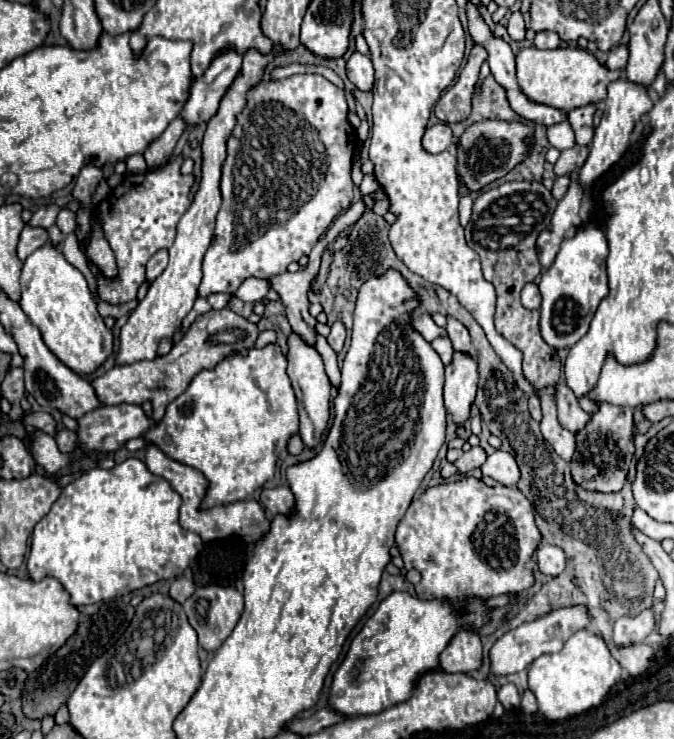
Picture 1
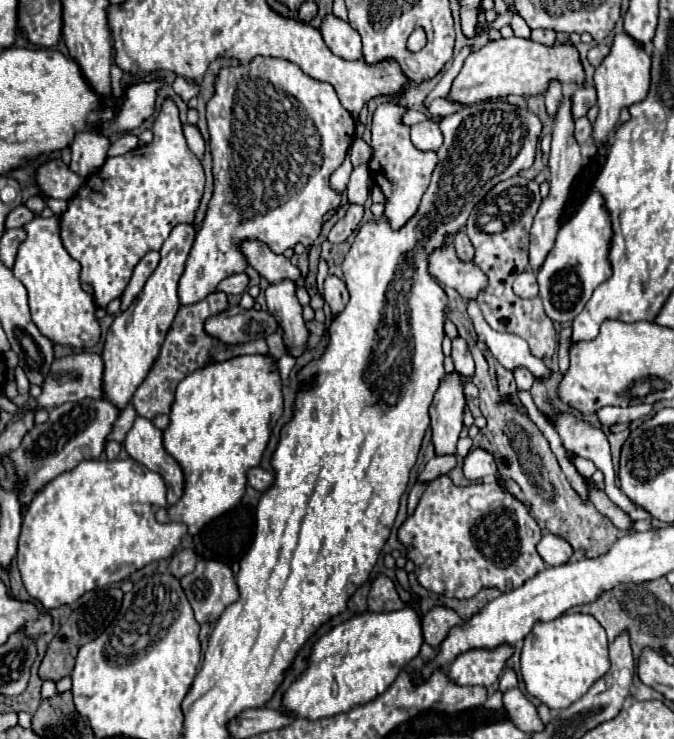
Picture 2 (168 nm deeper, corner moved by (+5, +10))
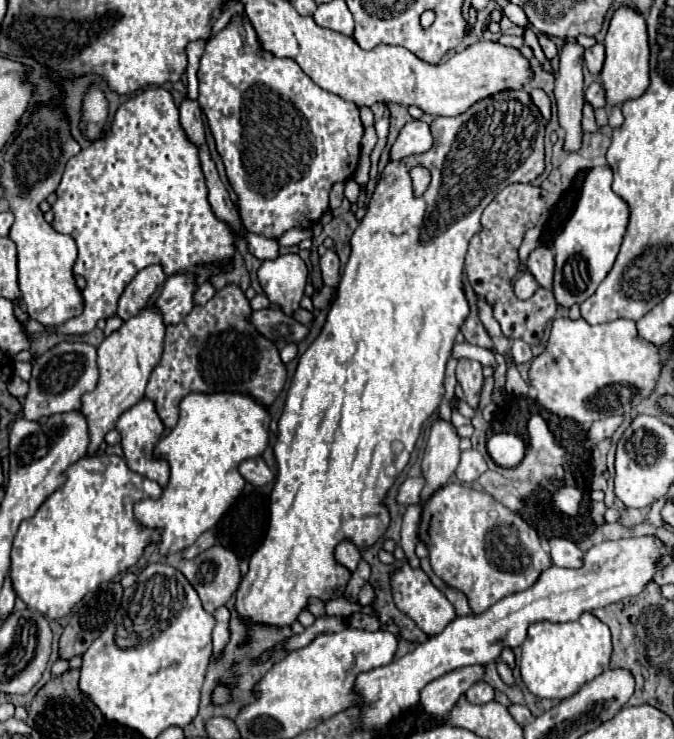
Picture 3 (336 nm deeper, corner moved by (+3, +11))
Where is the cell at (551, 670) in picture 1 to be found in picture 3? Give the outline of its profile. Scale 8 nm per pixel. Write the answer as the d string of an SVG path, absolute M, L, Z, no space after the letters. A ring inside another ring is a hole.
M583 613L577 621L531 625L521 655L521 677L527 689L543 699L567 699L585 683L593 681L609 667L611 633L609 627L593 613Z

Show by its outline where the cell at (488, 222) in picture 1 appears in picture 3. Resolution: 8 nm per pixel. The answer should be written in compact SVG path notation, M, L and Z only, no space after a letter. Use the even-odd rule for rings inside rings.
M535 185L505 187L483 211L483 217L481 217L483 231L471 239L467 261L465 261L465 273L471 287L479 297L483 297L493 307L493 315L499 321L503 335L509 339L519 337L529 345L539 345L543 341L545 331L555 317L557 303L553 293L543 293L543 291L537 291L527 301L517 299L513 293L511 279L519 273L517 249L523 241L525 231L535 227L545 215L547 215L547 199L541 187L535 187Z

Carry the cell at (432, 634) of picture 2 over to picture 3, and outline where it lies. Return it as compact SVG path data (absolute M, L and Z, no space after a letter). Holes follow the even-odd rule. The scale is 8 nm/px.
M405 563L399 569L395 569L391 573L391 593L393 593L393 601L395 601L397 609L403 611L405 615L409 615L417 623L417 627L423 629L429 637L433 637L435 633L441 633L447 627L447 623L451 623L455 619L453 605L431 583L431 579L427 577L427 573L421 567L413 569L409 563Z

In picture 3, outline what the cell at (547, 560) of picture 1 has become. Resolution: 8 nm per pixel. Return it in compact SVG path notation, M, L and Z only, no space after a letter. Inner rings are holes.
M555 537L555 539L549 541L549 547L551 547L553 565L557 565L557 567L573 567L573 569L583 567L583 551L573 541Z

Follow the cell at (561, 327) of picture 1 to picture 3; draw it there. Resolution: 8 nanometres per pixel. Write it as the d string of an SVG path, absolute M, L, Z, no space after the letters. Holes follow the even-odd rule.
M609 165L589 169L583 181L577 207L571 219L567 221L563 233L553 242L555 249L553 295L557 303L563 307L583 303L587 297L591 297L591 293L595 293L603 277L611 271L611 265L615 263L615 257L619 253L629 223L629 207L617 193L613 193L611 181L613 171Z

